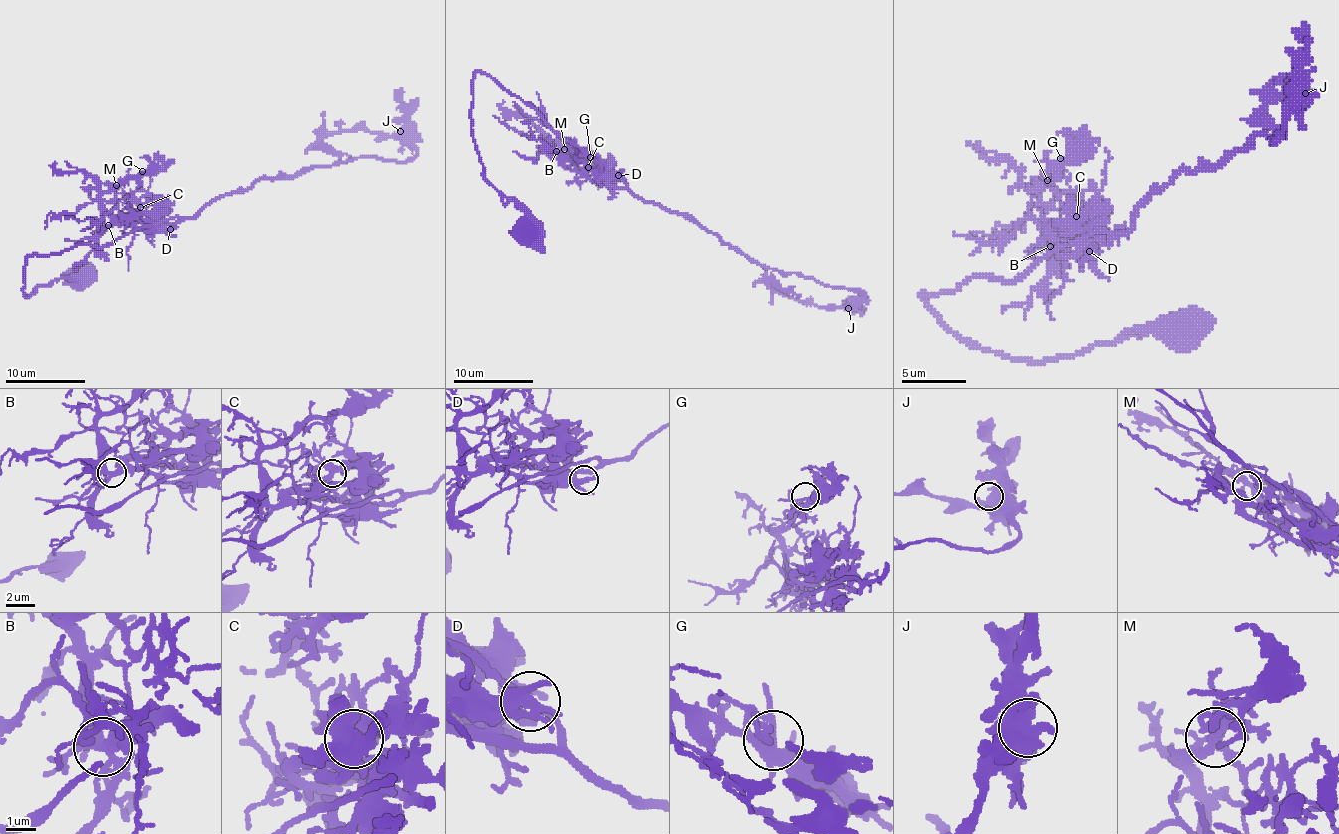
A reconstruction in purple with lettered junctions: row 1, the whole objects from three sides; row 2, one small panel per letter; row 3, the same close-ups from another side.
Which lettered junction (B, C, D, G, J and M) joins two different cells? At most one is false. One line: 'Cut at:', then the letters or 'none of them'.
Cut at: none of them

